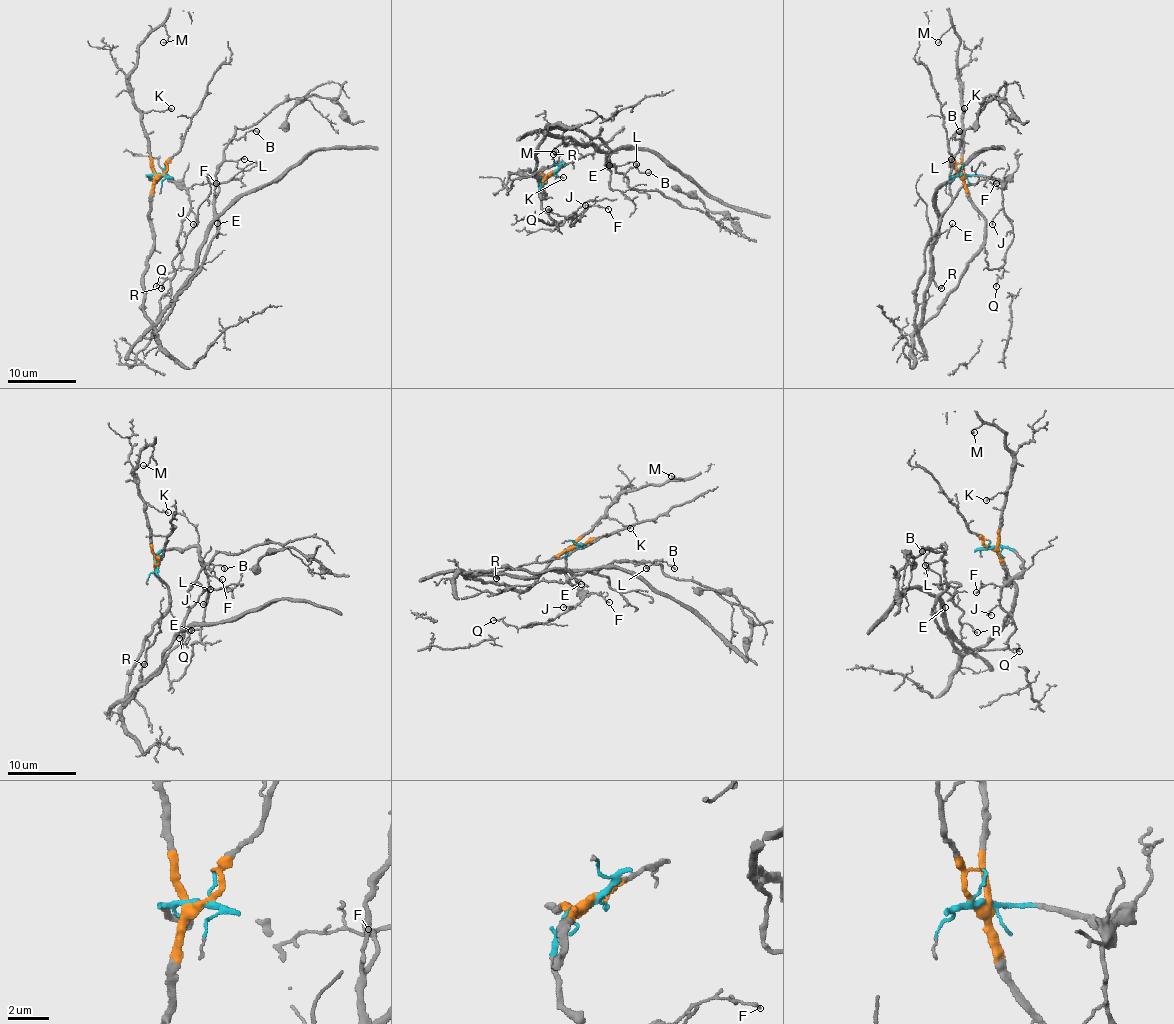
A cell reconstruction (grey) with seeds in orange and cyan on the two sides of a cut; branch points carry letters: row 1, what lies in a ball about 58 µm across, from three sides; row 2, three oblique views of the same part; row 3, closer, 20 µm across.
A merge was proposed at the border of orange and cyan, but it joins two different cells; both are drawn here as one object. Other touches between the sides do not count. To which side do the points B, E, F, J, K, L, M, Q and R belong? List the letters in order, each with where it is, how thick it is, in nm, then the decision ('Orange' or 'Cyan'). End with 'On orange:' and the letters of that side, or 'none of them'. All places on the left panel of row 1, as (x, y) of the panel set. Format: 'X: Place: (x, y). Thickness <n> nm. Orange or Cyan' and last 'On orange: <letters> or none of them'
B: Place: (256, 131). Thickness 130 nm. Orange
E: Place: (217, 223). Thickness 110 nm. Orange
F: Place: (216, 183). Thickness 120 nm. Cyan
J: Place: (193, 224). Thickness 120 nm. Cyan
K: Place: (171, 108). Thickness 130 nm. Orange
L: Place: (244, 159). Thickness 120 nm. Orange
M: Place: (163, 42). Thickness 100 nm. Orange
Q: Place: (156, 286). Thickness 110 nm. Cyan
R: Place: (161, 288). Thickness 170 nm. Orange
On orange: B, E, K, L, M, R

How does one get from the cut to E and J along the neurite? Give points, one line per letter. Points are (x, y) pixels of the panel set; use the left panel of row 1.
E: (159, 175), (154, 249), (143, 274), (143, 312), (154, 323), (198, 271), (217, 223)
J: (159, 175), (149, 177), (159, 180), (166, 177), (173, 178), (185, 190), (190, 209), (195, 214), (193, 225)

